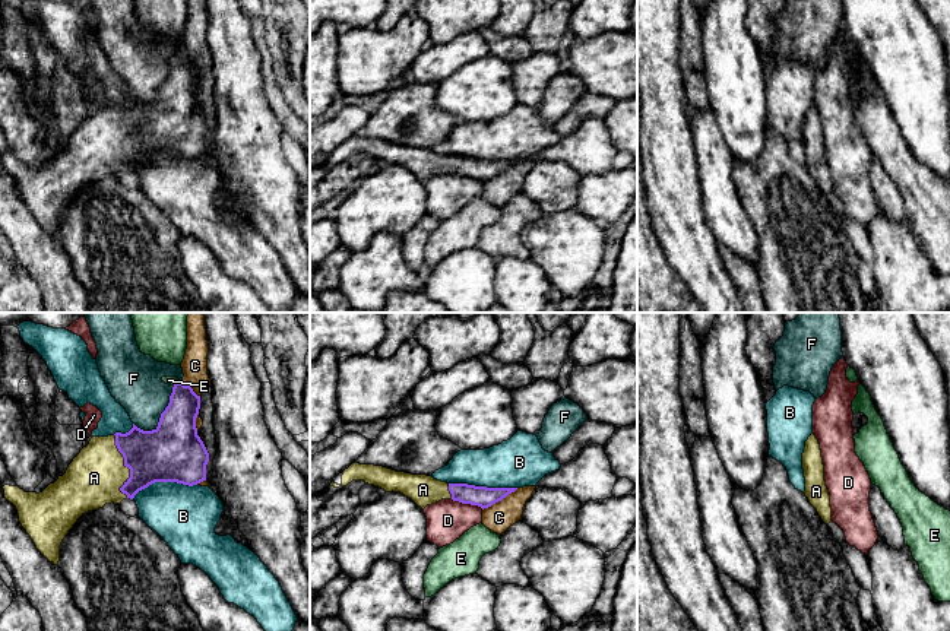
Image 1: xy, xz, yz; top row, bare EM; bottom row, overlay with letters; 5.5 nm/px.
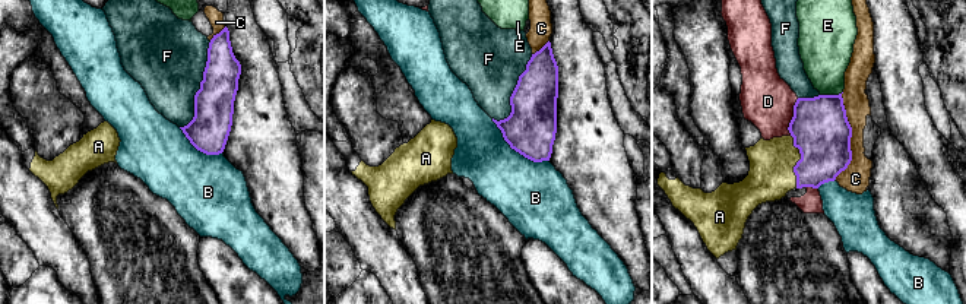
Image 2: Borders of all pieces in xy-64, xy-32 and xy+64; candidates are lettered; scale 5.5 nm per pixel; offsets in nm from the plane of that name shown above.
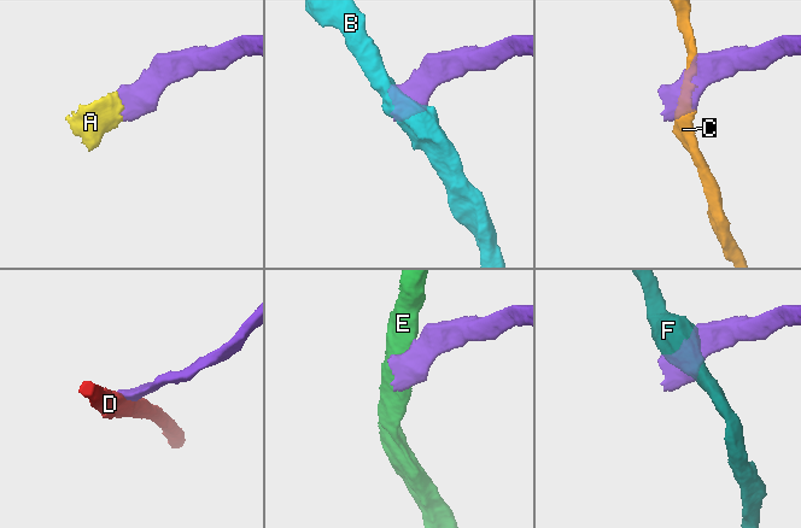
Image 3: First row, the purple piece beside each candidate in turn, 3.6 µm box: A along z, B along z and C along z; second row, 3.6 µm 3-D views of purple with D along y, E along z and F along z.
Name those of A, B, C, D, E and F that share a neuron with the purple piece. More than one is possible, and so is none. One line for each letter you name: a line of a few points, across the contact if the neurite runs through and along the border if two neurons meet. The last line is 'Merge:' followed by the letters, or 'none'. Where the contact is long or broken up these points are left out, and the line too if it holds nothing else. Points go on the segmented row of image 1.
A: line xy (168, 453), (139, 457), (126, 466), (111, 468), (94, 478)
Merge: A

